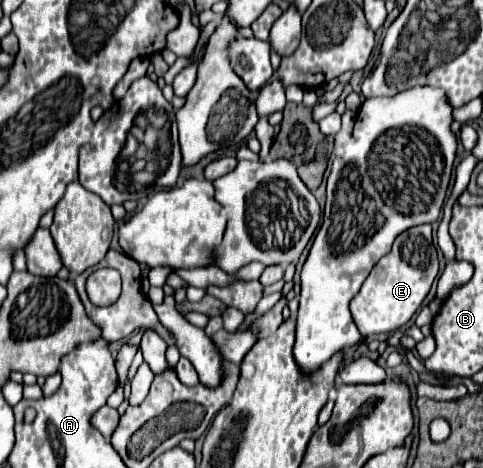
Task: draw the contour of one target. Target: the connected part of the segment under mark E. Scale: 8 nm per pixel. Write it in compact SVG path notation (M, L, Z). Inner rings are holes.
M417 225L401 233L393 241L391 251L385 257L381 257L379 263L371 269L361 291L351 299L349 309L359 333L363 337L369 337L401 329L421 307L423 299L427 297L433 285L433 279L437 277L437 271L439 261L437 247L433 245L431 237L431 225Z

